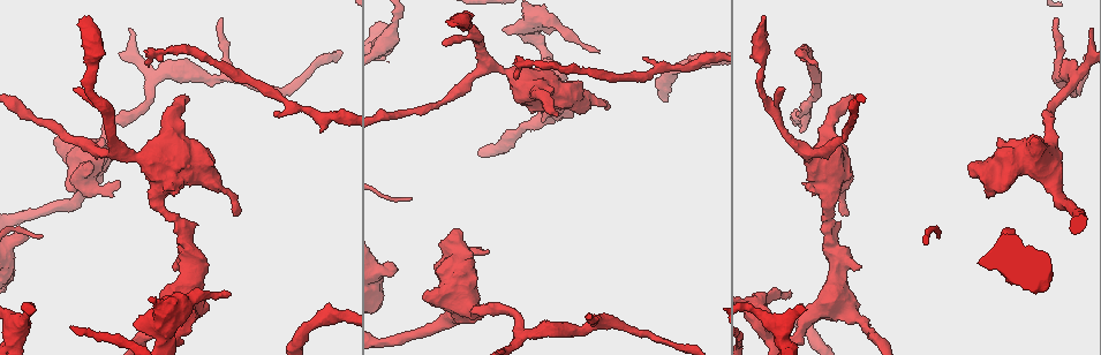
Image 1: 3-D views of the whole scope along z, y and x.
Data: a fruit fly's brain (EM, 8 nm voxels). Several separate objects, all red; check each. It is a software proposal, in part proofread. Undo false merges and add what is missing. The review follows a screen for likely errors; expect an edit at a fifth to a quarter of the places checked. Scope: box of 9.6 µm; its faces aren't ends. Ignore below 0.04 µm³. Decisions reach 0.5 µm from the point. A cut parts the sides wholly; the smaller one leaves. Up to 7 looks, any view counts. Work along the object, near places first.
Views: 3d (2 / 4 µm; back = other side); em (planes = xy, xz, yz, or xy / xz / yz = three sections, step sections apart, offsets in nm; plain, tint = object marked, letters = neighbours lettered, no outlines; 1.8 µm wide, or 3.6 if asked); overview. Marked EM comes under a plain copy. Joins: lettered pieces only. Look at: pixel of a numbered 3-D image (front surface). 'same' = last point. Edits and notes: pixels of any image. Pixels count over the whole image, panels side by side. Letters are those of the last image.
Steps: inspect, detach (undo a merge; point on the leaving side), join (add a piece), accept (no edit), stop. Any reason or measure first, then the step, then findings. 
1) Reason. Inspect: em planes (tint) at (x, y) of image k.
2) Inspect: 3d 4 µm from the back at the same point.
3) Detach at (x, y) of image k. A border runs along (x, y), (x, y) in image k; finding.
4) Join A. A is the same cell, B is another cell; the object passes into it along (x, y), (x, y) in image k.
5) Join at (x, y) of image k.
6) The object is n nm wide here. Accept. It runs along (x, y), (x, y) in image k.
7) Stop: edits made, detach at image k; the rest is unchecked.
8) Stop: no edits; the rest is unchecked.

Branch stops here. Inspect: em planes (letters) at (488, 251) of image 1.

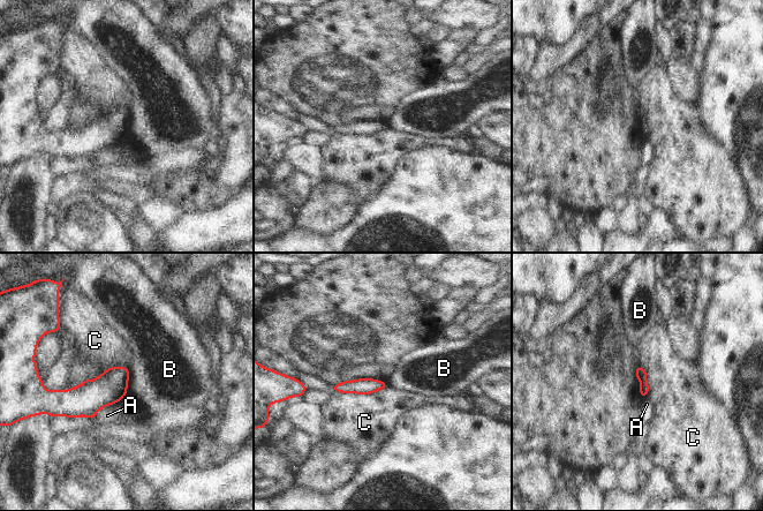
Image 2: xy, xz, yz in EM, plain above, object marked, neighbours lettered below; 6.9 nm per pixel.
Accept. A, B and C are other cells; none of them fits.

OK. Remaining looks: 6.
Free end. Inspect: 3d 2 µm at (1015, 233) of image 1.

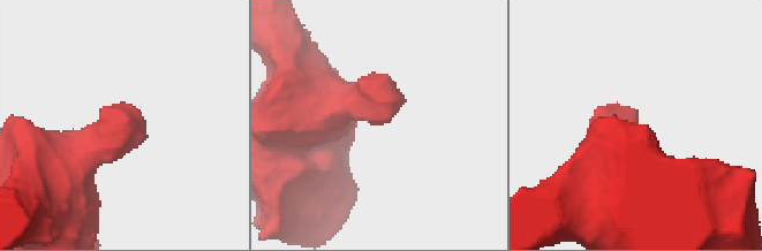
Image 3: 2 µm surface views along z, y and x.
Inspect: em 3.6 µm xz step 4 (letters) at (388, 122) of image 3.

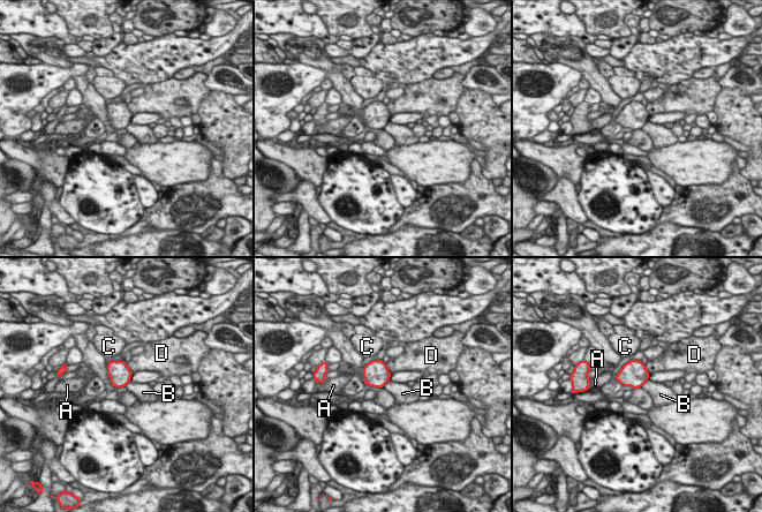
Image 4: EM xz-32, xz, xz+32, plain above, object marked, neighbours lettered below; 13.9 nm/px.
The longest contact is with D, 200 nm. Accept. A, B, C and D are other cells; a border runs along (389, 379), (383, 386) in image 4; no lettered piece goes on from it.

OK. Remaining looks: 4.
Branch stops here. Inspect: 3d 2 µm at (82, 18) of image 1.

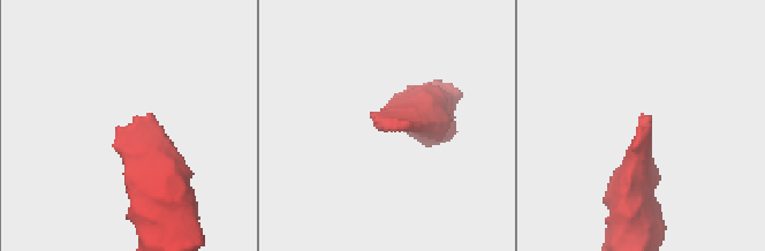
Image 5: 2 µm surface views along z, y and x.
Need the tissue. Inspect: em xz step 8 (tint) at (647, 117) of image 5.

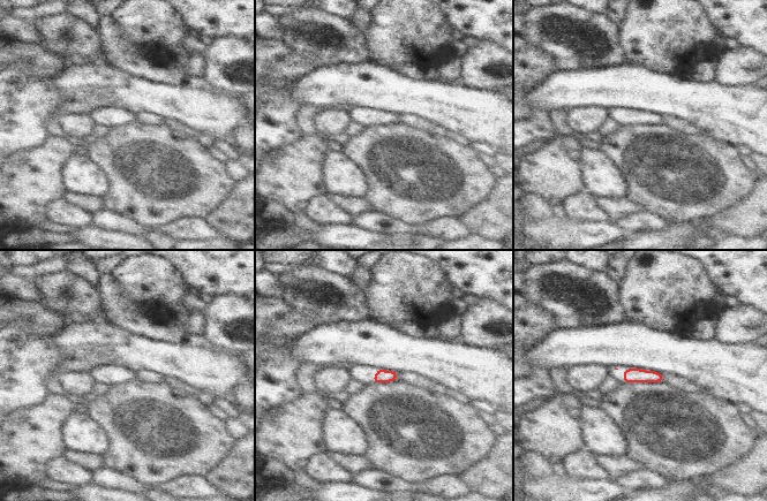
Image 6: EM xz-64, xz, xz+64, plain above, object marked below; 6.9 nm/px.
Another direction. Inspect: em planes (letters) at the same point.

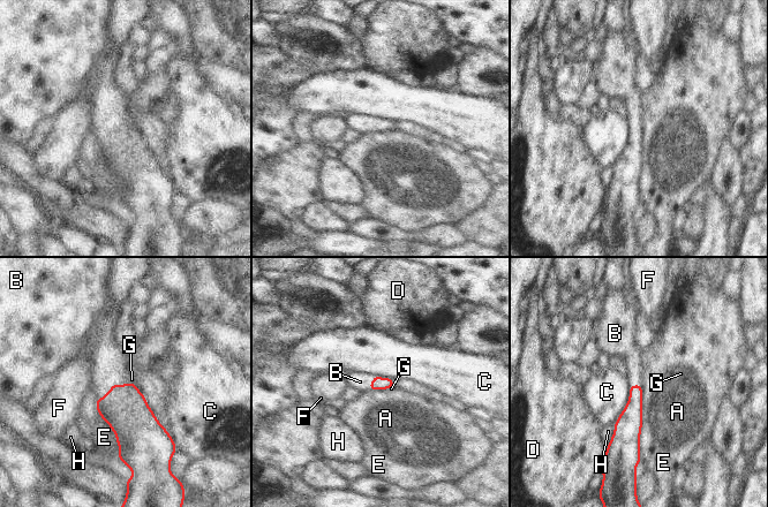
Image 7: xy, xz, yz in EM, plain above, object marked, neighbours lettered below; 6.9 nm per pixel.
The longest contact is with C, 500 nm. Join B. B is the same cell, A, C, D, E, F, G and H are other cells; the neuron continues.

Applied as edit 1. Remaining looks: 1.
Stop: edits made, join at image 7; the rest is unchecked.

